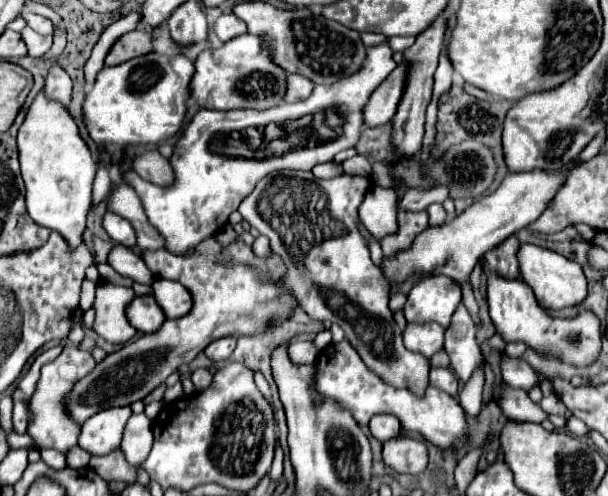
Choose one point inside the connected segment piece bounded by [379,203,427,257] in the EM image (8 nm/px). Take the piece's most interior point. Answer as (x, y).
(408, 223)

